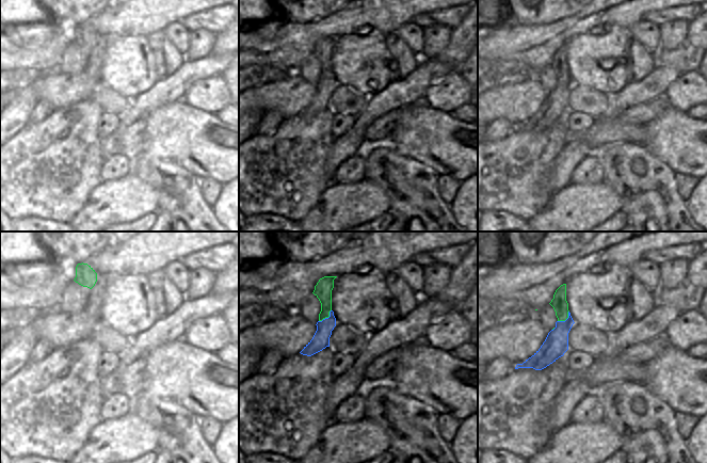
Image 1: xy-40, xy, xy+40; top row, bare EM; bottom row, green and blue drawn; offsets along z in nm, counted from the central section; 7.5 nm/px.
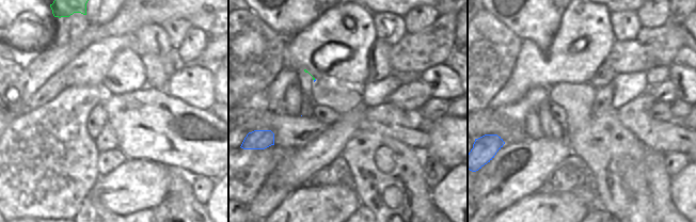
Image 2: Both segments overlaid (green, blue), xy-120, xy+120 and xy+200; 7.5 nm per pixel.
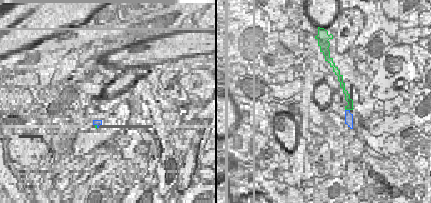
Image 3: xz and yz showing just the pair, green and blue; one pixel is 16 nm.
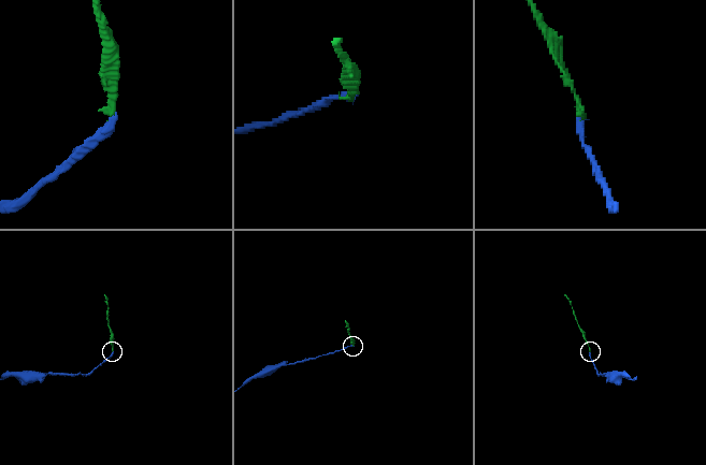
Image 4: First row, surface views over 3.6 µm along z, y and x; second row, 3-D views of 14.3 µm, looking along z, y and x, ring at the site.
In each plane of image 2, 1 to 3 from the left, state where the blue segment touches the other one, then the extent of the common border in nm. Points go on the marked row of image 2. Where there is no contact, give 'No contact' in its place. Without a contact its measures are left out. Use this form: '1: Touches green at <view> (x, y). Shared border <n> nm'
1: No contact
2: No contact
3: No contact

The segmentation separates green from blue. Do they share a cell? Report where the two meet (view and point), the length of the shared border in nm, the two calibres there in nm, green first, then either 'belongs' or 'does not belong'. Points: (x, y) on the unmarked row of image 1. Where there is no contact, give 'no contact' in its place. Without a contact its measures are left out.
contact xy (326, 78); length 130 nm; calibres 130 and 130 nm; does not belong

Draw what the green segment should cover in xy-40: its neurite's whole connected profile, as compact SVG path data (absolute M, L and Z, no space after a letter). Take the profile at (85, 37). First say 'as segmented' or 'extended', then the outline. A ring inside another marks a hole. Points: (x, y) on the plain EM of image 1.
as segmented | M78 25L74 42L83 48L92 50L97 43L97 34L87 25Z

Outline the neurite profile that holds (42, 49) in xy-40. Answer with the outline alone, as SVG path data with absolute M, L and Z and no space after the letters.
M45 19L31 32L23 29L0 31L0 71L57 71L65 49L76 38L76 28L77 25L62 25Z

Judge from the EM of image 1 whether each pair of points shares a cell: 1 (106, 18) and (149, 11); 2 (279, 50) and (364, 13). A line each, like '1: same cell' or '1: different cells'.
1: same cell
2: same cell

